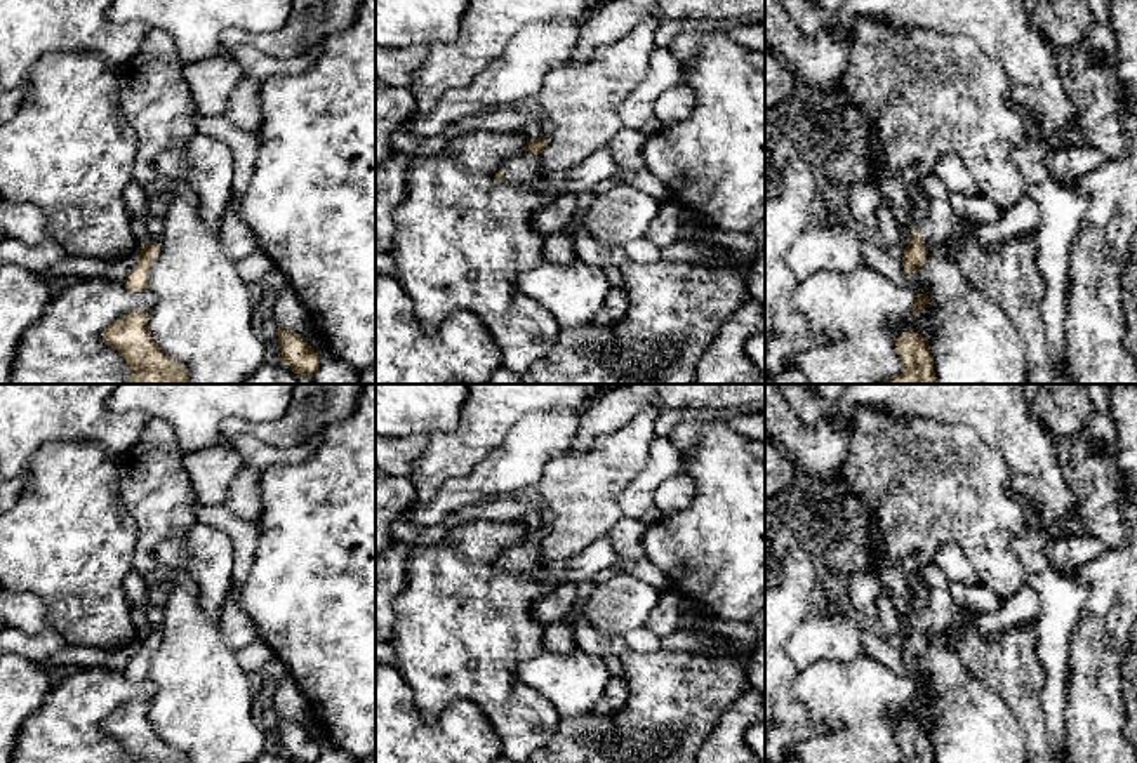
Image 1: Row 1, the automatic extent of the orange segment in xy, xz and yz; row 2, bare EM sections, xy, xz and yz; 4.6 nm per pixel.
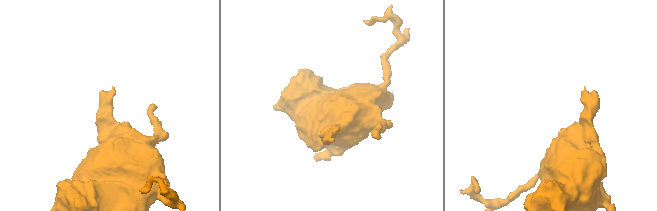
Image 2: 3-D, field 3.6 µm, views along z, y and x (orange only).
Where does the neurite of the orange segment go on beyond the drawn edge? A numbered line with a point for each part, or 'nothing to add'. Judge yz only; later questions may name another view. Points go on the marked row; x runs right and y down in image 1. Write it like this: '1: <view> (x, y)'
1: yz (943, 228)

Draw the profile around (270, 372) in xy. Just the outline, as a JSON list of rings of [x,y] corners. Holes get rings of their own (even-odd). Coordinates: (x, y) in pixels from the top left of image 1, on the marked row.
[[[266,360],[245,384],[297,384],[297,377],[287,363]]]

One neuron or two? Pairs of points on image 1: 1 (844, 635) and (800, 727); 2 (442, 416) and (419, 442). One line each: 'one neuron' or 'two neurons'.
1: two neurons
2: two neurons

